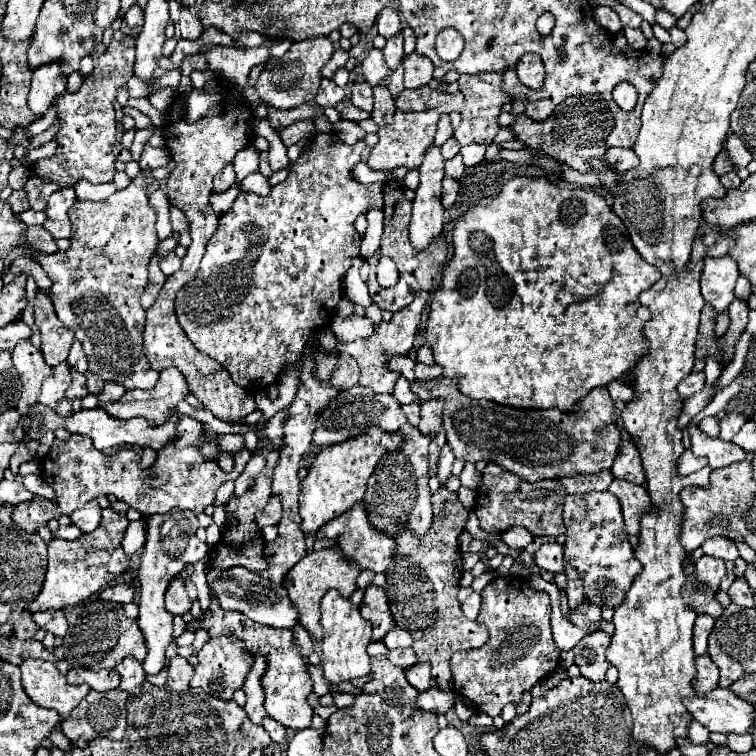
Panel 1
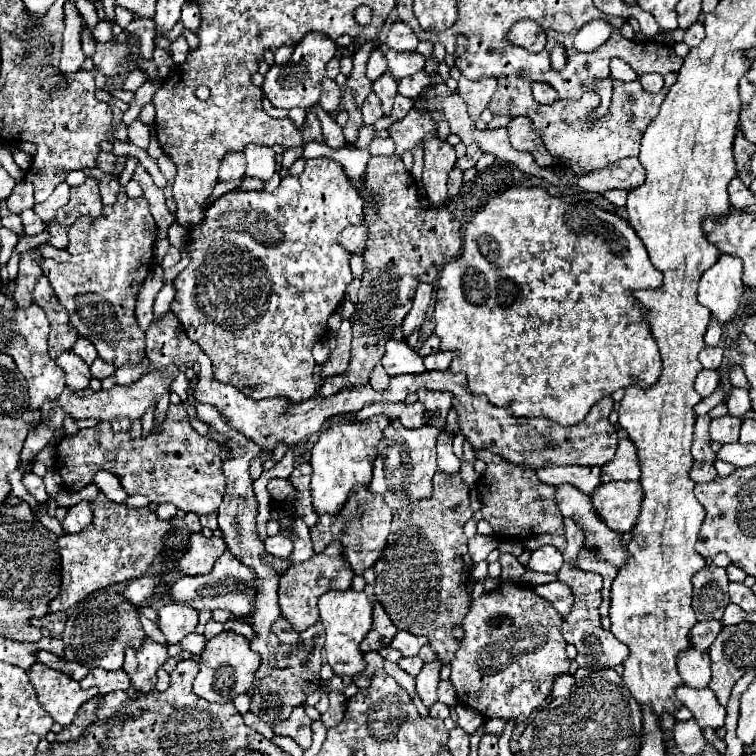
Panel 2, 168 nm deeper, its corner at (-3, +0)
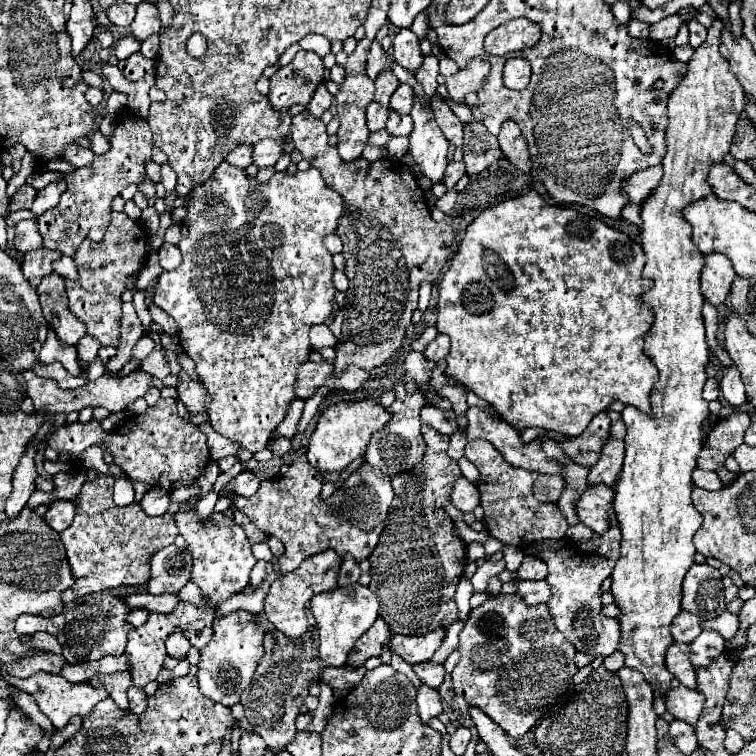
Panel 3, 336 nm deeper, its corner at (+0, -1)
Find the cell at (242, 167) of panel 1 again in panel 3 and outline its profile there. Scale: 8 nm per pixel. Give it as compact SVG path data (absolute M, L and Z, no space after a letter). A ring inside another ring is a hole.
M263 140L259 144L253 146L253 164L259 168L269 168L275 166L275 162L281 158L283 152L283 142L271 142L271 140Z

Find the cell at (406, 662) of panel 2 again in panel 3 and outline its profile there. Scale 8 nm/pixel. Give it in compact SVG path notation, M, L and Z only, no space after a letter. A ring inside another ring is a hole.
M421 662L421 664L413 666L413 672L421 678L423 684L429 684L433 688L439 688L443 684L443 676L445 676L443 666L437 666L431 662Z

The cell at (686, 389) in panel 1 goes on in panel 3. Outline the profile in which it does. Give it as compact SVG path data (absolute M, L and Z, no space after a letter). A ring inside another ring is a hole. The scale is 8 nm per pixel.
M707 378L705 386L703 386L703 398L705 398L707 402L719 398L719 382L717 382L715 378Z

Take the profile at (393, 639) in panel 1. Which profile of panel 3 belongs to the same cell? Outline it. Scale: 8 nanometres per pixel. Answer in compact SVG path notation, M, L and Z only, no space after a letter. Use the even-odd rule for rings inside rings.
M433 630L425 636L391 636L391 650L399 654L407 664L419 664L431 660L443 638L445 630Z

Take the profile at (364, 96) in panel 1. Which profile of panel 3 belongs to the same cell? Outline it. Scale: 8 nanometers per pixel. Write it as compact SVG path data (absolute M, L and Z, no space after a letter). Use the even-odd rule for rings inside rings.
M371 102L371 104L367 106L367 126L369 126L369 130L371 130L371 132L375 132L375 130L385 128L387 114L389 114L389 110L387 110L387 108L379 106L377 102Z

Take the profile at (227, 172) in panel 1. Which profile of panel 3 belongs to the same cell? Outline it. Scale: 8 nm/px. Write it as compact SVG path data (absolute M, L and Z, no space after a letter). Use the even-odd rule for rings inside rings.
M239 146L225 156L225 162L229 162L231 166L237 166L237 168L247 168L253 162L251 150L253 150L253 146Z

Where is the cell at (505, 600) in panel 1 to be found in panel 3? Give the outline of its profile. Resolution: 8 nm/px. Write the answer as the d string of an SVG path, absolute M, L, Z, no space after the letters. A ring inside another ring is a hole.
M519 594L489 596L481 606L473 608L459 634L459 652L461 660L451 672L455 694L463 696L469 706L483 710L515 740L529 732L529 728L545 714L543 710L547 706L573 692L571 678L579 670L575 664L575 648L563 634L555 632L547 606L529 606Z

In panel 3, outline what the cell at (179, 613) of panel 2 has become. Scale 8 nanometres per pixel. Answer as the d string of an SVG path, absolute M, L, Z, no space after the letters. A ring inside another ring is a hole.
M177 630L175 634L169 634L169 636L171 636L171 638L167 638L167 642L165 642L167 654L169 654L169 656L175 656L175 658L185 658L187 652L189 652L189 648L191 648L189 640L183 636L181 630Z

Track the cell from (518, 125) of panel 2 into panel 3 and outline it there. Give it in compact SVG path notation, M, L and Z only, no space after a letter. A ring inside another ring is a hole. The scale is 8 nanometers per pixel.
M513 120L503 122L503 128L499 132L499 146L505 154L505 158L509 158L519 170L523 172L531 172L531 154L527 148L527 142L519 130L519 126Z

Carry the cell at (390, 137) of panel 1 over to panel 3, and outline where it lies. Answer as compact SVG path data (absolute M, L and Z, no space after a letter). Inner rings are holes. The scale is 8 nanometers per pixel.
M303 110L301 114L293 118L291 138L295 142L295 148L301 152L301 156L309 160L311 166L321 170L327 186L343 194L343 200L347 206L347 214L343 214L343 218L339 220L337 236L343 240L343 258L347 262L345 274L349 276L349 290L345 294L347 296L347 302L343 308L345 320L343 320L341 340L337 344L337 360L335 360L333 374L341 376L341 372L351 364L370 372L373 368L385 364L401 346L405 338L405 330L411 324L411 314L417 308L419 284L439 278L443 266L449 262L449 256L453 252L455 232L445 220L437 222L431 218L429 206L425 204L423 190L419 186L411 186L415 180L407 172L409 169L406 165L399 164L391 158L383 158L375 162L357 158L353 162L343 162L337 156L337 150L327 144L325 124L307 110Z

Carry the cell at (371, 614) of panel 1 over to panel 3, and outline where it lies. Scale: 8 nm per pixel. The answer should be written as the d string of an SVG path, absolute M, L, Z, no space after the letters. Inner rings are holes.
M379 616L375 620L375 624L363 634L363 638L359 638L359 642L355 644L355 650L351 650L347 664L349 666L363 666L367 658L371 656L381 656L385 648L389 648L389 640L391 640L391 630L387 626L387 622Z

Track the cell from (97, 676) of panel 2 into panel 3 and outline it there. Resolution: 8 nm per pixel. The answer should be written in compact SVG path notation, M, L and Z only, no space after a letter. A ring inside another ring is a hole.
M113 672L113 674L95 674L87 682L89 686L101 686L109 692L109 696L117 702L121 710L129 710L129 700L127 700L127 688L131 686L131 676L127 672Z

